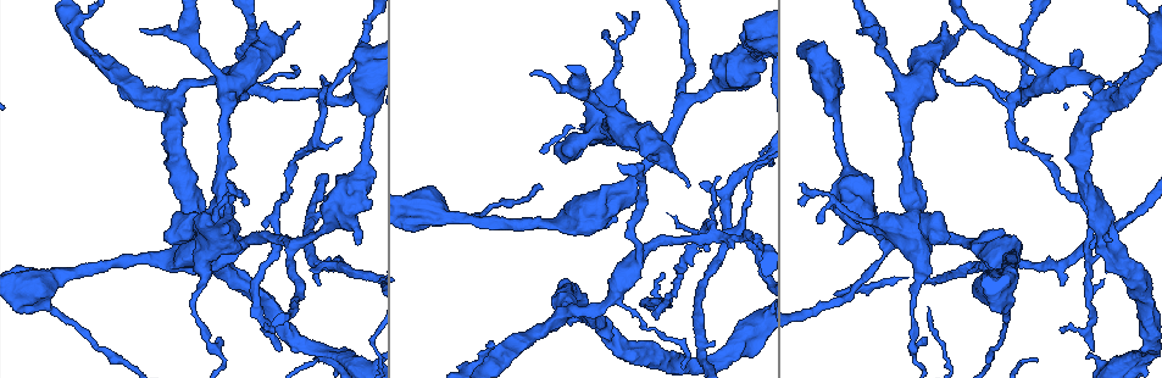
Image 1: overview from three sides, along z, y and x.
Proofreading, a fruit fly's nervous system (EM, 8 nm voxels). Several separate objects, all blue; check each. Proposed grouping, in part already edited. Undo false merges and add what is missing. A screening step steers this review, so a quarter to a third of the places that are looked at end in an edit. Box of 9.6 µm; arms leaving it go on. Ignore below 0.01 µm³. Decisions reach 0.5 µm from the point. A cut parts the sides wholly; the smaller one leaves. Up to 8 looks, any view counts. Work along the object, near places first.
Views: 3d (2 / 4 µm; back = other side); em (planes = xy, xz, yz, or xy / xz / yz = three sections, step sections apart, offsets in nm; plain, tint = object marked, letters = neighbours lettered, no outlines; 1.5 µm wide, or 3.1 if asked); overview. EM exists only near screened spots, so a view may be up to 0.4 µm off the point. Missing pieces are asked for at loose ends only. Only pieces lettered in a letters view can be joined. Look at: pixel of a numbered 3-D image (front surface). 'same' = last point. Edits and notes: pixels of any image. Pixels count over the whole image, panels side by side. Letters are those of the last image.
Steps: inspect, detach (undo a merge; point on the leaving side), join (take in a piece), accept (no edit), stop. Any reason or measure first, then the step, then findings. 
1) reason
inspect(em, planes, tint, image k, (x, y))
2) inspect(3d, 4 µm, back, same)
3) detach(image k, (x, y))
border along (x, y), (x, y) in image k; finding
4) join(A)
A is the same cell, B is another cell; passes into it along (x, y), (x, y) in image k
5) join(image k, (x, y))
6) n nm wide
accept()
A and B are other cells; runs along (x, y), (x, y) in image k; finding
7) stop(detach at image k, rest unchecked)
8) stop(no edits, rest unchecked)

thick turns thin
inspect(3d, 4 µm, image 1, (1084, 78))

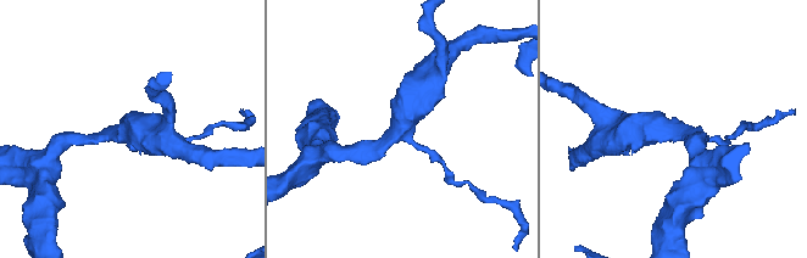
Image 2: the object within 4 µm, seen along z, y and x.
3 arms
inspect(em, yz, step 4, tint, image 2, (670, 132))

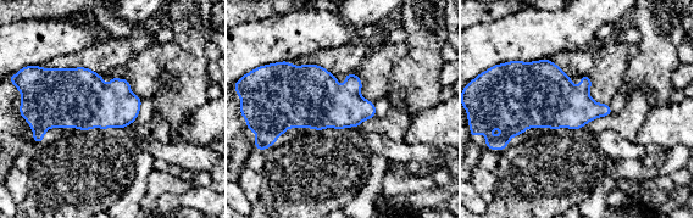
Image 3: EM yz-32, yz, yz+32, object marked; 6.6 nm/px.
inspect(em, planes, letters, same)

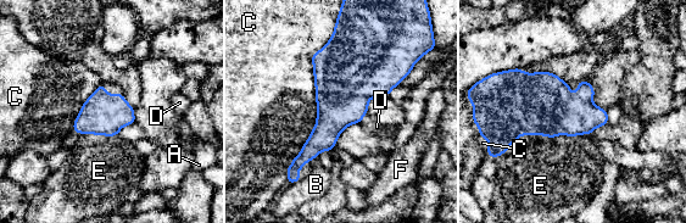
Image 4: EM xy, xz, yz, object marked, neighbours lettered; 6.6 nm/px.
accept()
A, B, C, D, E and F are other cells; border along (589, 134), (555, 135), (550, 139) in image 4; one neuron here

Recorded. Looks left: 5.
an open end
inspect(3d, 2 µm, image 1, (321, 284))

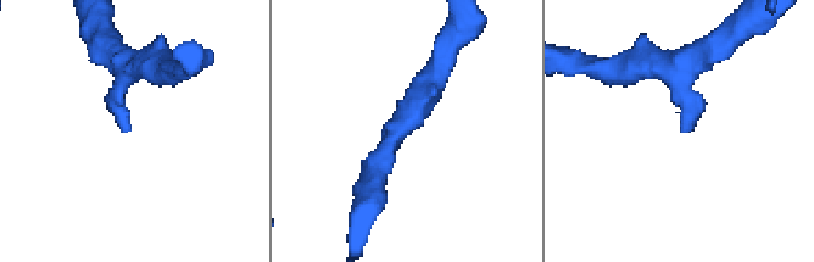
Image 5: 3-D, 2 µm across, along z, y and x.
arms of 180, 220 nm
inspect(em, xy, step 4, tint, image 5, (130, 125))

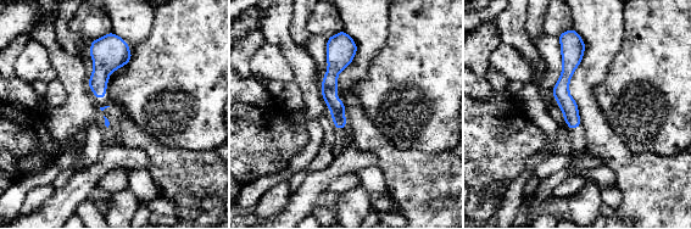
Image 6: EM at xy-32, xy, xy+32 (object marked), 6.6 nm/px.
inspect(em, planes, letters, same)

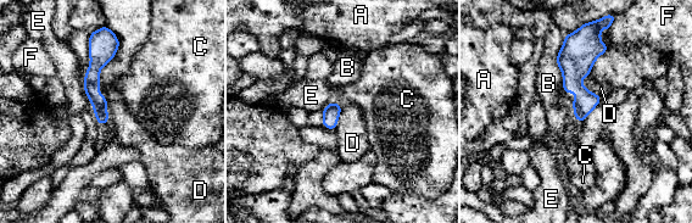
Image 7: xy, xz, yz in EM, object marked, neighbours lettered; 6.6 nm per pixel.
accept()
A, B, C, D, E and F are other cells; runs along (115, 42), (93, 72), (101, 120) in image 7; none of them fits

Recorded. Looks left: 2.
an open end
inspect(em, planes, letters, image 1, (798, 203))

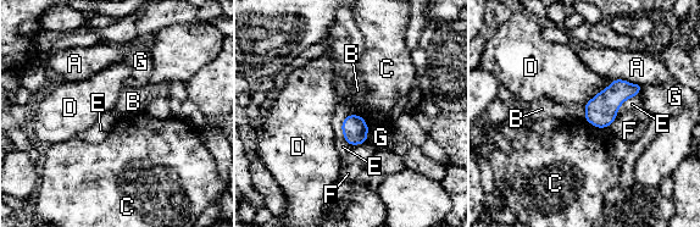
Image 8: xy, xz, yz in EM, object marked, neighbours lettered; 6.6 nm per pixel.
accept()
A, B, C, D, E, F and G are other cells; border along (585, 104), (585, 115), (583, 117) in image 8; no lettered piece goes on from it

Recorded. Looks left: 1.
stop(no edits, rest unchecked)

